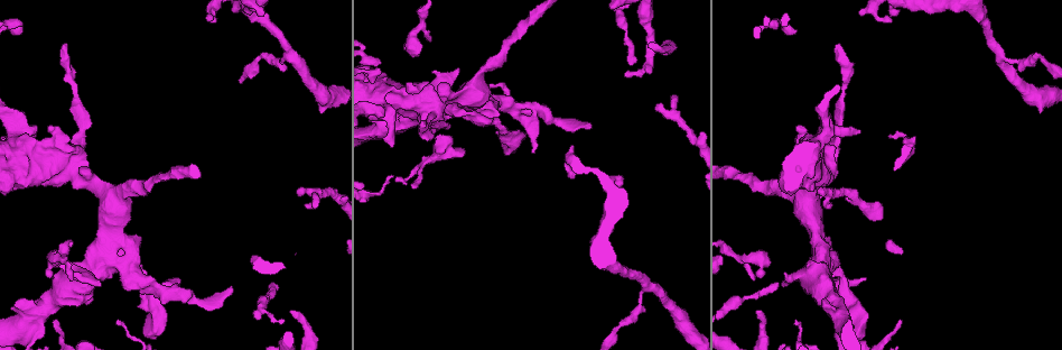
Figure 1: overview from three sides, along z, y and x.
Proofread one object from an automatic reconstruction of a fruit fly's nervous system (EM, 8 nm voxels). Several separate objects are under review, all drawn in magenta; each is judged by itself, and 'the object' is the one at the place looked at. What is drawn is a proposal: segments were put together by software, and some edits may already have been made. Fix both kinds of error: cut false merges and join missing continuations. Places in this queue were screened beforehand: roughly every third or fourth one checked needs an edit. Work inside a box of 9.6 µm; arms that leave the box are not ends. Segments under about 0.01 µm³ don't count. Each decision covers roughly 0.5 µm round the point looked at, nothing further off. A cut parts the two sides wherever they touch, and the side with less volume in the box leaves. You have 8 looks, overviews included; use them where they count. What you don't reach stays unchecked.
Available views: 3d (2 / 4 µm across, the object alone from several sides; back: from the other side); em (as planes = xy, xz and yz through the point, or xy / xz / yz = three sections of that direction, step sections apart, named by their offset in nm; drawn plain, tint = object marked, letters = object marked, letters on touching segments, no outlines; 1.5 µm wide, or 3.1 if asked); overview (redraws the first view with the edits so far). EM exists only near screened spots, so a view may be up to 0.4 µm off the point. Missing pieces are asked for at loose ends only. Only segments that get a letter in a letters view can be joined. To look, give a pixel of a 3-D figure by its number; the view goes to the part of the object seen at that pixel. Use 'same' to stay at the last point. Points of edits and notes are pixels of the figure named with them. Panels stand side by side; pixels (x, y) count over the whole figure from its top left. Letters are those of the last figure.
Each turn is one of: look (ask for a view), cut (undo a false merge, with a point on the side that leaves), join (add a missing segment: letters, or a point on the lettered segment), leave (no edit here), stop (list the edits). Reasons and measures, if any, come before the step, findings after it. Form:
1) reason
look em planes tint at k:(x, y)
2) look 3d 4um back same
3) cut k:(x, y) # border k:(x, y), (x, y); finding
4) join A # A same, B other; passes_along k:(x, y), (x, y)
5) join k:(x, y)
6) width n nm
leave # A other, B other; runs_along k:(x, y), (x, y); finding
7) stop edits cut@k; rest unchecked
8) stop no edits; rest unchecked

branch stops here
look em planes plain at 1:(796, 321)

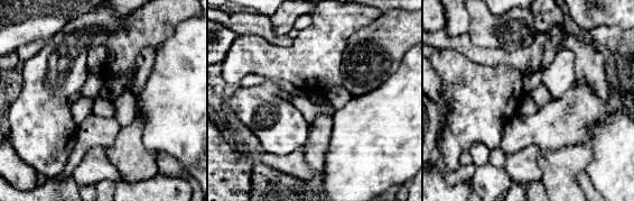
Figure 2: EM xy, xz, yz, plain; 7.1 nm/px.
see the neighbours
look em planes letters same

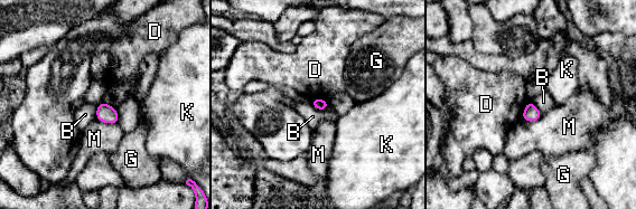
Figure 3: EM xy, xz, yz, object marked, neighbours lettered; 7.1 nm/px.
leave # B other, D other, G other, K other, M other; border 3:(310, 103), (320, 110), (328, 106); none of them fits

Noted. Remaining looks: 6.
branch stops here
look 3d 2um at 1:(230, 289)

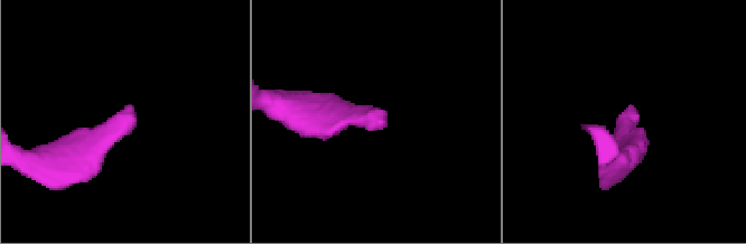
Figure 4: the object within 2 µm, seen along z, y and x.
now the EM
look em xz step 4 tint at 4:(131, 104)

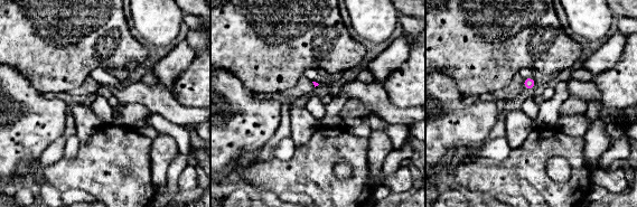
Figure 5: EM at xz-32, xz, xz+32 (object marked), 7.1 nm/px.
look em planes letters same

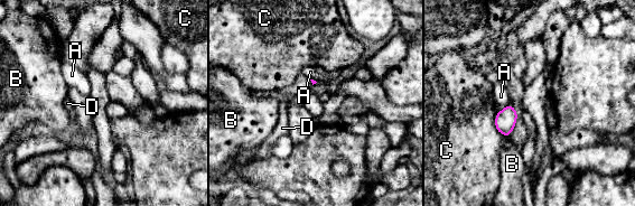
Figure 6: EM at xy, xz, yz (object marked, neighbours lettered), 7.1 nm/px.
longest_contact C 200 nm
leave # A other, B other, C other, D other; none of them fits

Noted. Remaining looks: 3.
look em yz step 8 letters at 1:(423, 125)

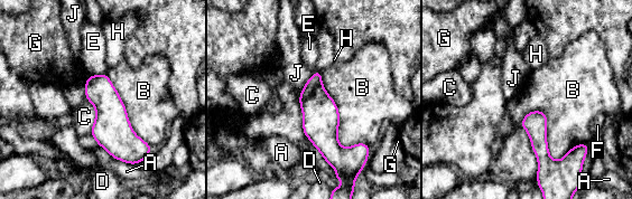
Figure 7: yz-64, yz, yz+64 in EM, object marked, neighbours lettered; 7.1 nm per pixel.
another direction
look em planes letters same

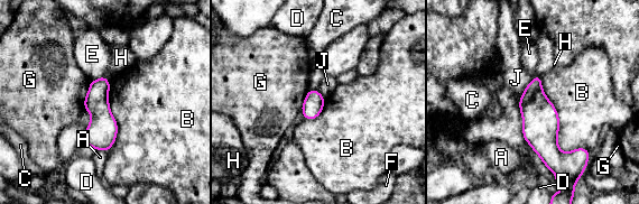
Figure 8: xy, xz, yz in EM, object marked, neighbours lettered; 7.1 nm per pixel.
leave # A other, B other, C other, D other, E other, F other, G other, H other, J other; no lettered segment goes on from it

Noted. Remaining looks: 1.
stop no edits; rest unchecked

